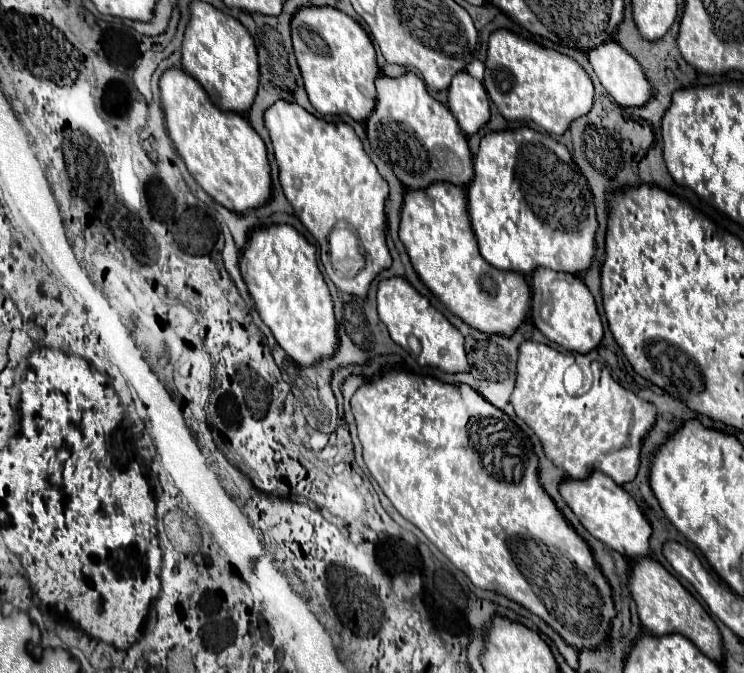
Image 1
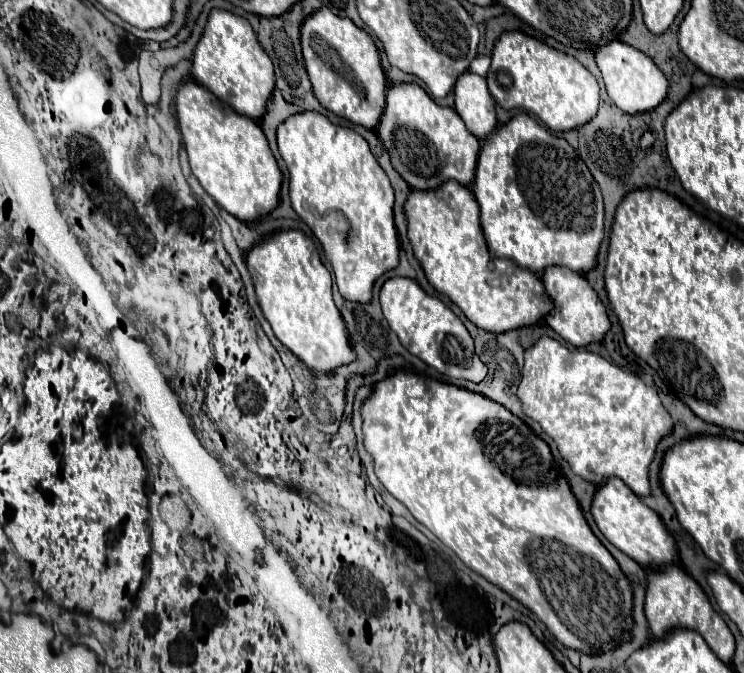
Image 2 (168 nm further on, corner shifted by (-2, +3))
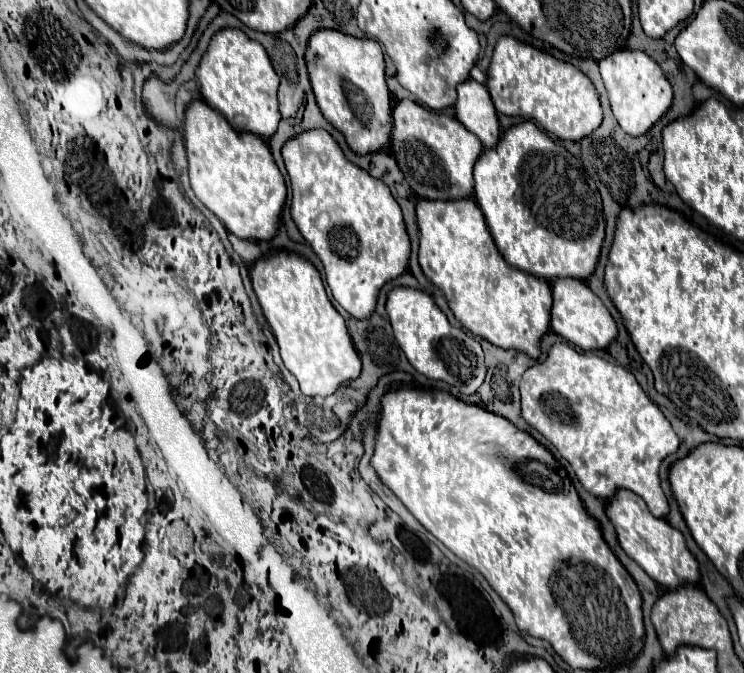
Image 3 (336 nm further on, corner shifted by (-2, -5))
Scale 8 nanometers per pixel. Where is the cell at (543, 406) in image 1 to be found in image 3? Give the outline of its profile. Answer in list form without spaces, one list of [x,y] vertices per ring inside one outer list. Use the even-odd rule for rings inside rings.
[[[553,344],[547,360],[525,370],[521,384],[521,410],[529,426],[539,430],[557,452],[573,466],[579,482],[599,498],[611,498],[617,488],[627,488],[641,496],[657,518],[669,512],[667,500],[659,482],[661,460],[679,448],[679,438],[671,422],[649,400],[645,390],[637,384],[635,376],[621,364],[607,362],[593,354],[581,354],[569,344]]]

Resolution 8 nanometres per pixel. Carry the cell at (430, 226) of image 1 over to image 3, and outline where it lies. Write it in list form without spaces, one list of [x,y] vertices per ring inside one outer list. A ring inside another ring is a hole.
[[[419,200],[417,202],[417,228],[419,228],[419,264],[427,280],[431,280],[447,298],[455,318],[475,336],[499,348],[513,348],[533,358],[539,356],[539,340],[549,330],[551,320],[551,286],[547,280],[539,280],[509,268],[499,254],[485,218],[475,200]]]

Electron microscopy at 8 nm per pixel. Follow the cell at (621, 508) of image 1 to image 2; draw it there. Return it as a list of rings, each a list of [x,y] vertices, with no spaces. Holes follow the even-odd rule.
[[[609,478],[603,486],[597,488],[591,504],[591,514],[605,538],[641,566],[667,566],[679,562],[675,538],[663,524],[661,516],[645,506],[639,496],[633,494],[633,490],[619,478]]]

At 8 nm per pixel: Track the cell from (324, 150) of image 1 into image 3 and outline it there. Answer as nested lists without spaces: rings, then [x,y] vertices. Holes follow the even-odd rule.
[[[309,130],[309,134],[297,134],[293,142],[285,142],[283,160],[293,190],[291,216],[321,258],[333,298],[353,318],[371,316],[379,288],[403,274],[409,264],[411,244],[391,190],[349,162],[337,140],[325,130]]]

